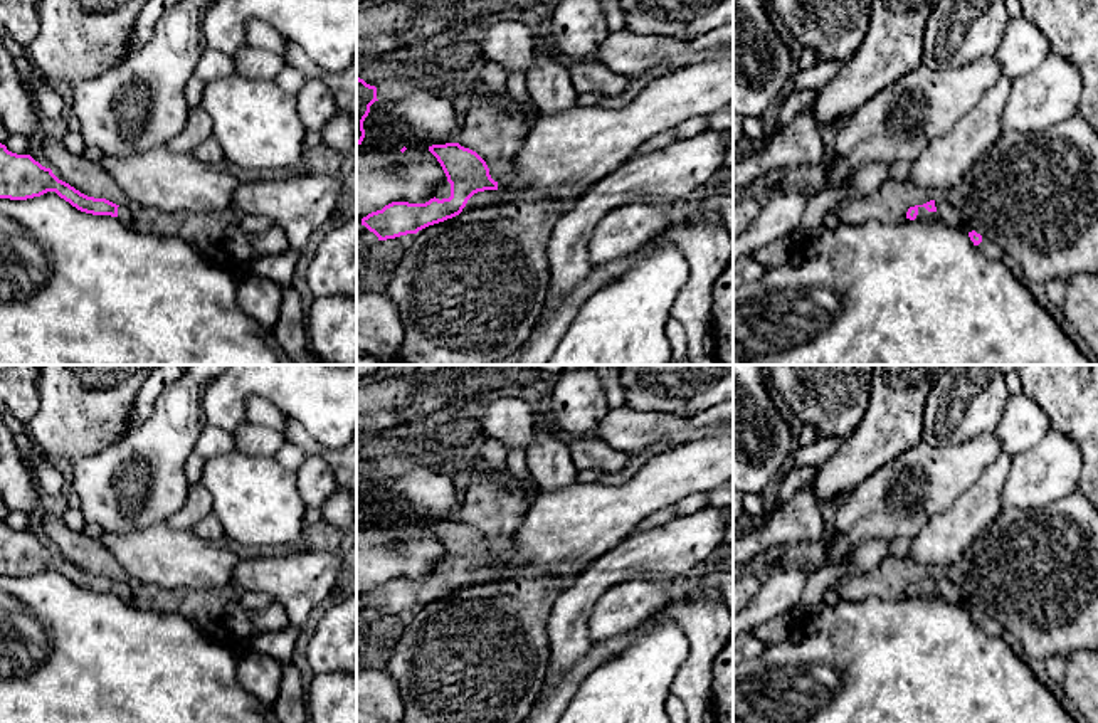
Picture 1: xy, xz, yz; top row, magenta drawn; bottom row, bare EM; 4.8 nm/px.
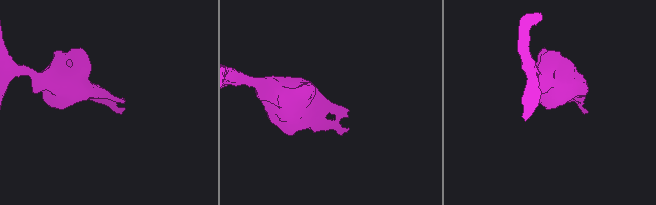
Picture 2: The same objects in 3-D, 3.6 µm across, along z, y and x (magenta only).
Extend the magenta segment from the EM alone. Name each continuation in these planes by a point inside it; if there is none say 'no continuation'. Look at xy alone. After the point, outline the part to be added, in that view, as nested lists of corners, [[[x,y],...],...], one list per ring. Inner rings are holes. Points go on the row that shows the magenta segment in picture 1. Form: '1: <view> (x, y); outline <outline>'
1: xy (125, 216); outline [[[123,205],[118,207],[118,220],[124,225],[133,225],[133,215],[128,210],[128,207]]]

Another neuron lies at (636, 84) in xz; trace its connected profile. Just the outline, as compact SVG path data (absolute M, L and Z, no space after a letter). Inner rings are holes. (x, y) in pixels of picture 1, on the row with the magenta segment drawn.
M664 61L659 66L646 71L639 77L631 77L629 87L624 94L605 96L599 101L597 106L605 109L619 109L627 106L649 82L656 81L661 76L671 74L678 69L678 64Z

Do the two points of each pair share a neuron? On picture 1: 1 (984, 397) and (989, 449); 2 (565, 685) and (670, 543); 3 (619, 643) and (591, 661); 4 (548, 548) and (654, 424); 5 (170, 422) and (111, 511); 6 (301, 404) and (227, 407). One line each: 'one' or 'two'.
1: two
2: two
3: one
4: two
5: one
6: one

